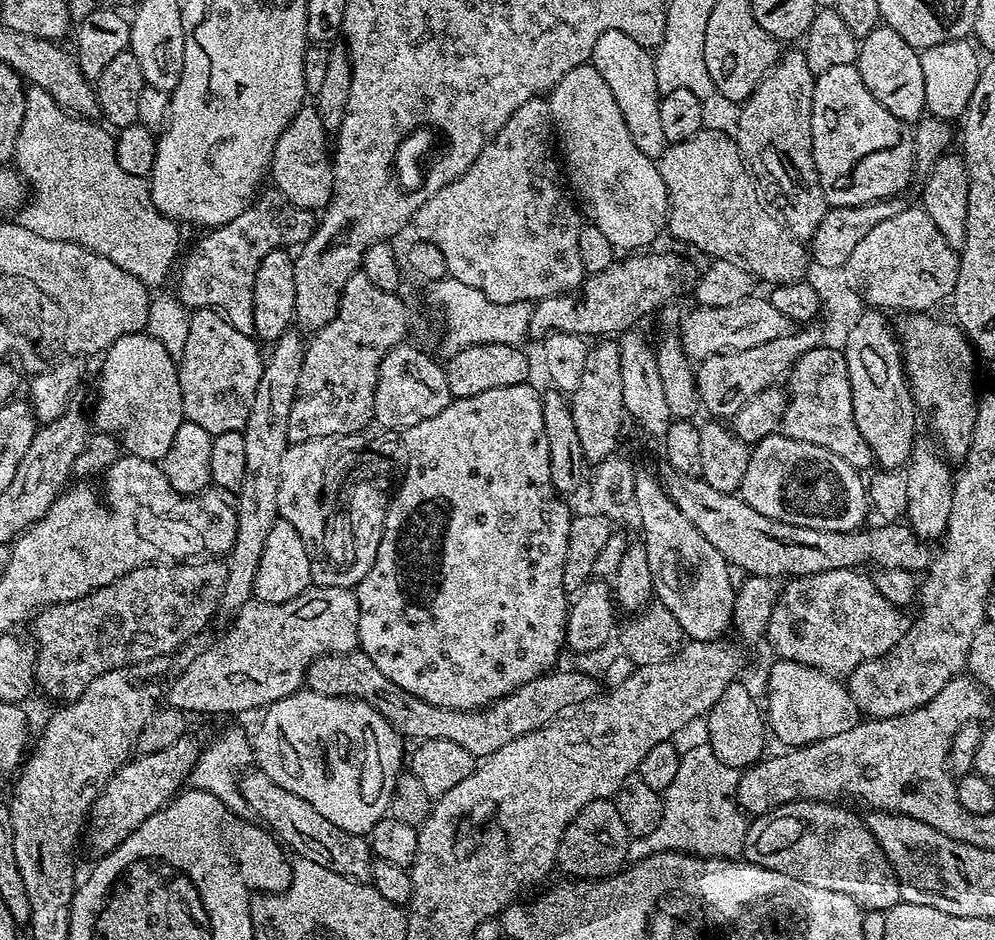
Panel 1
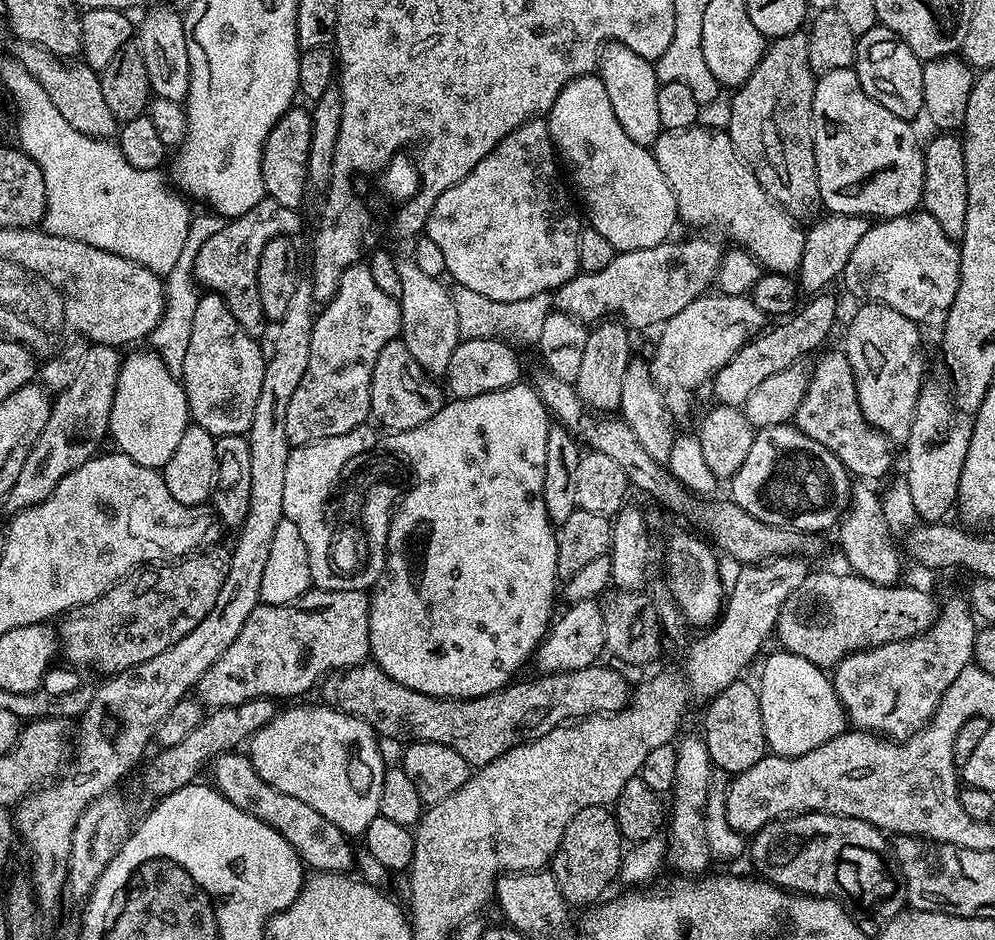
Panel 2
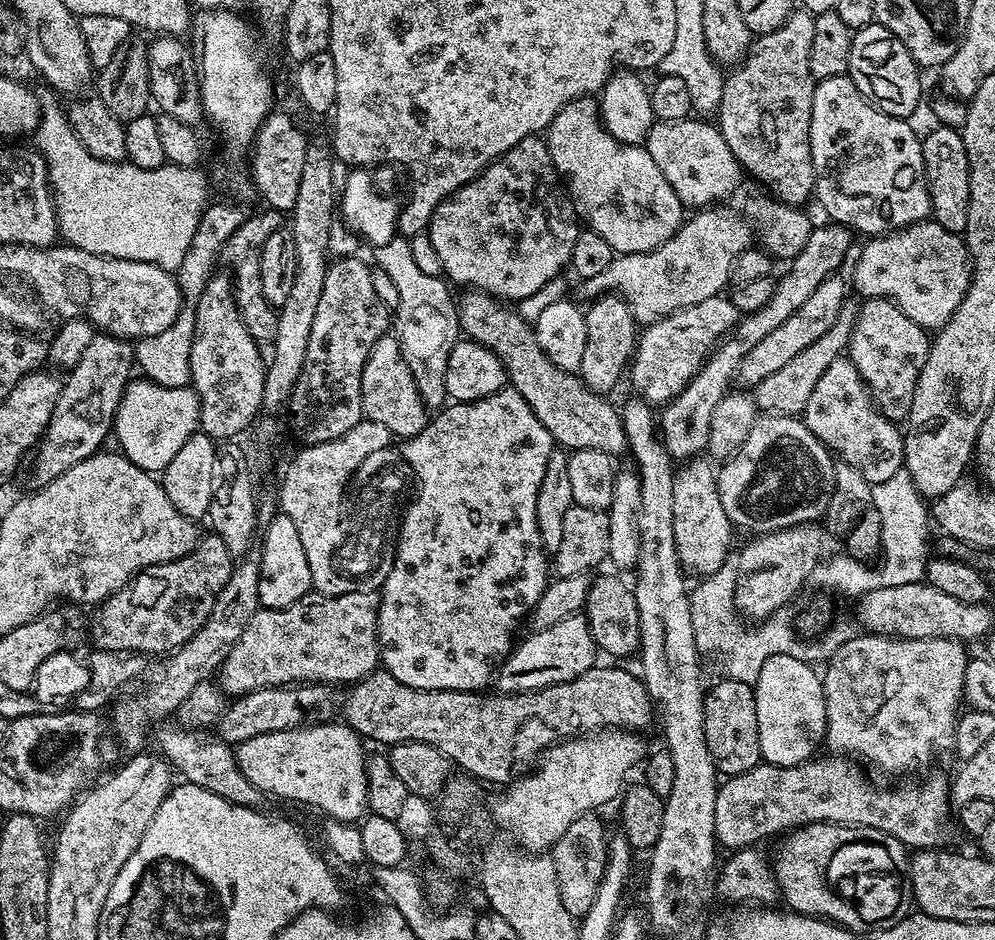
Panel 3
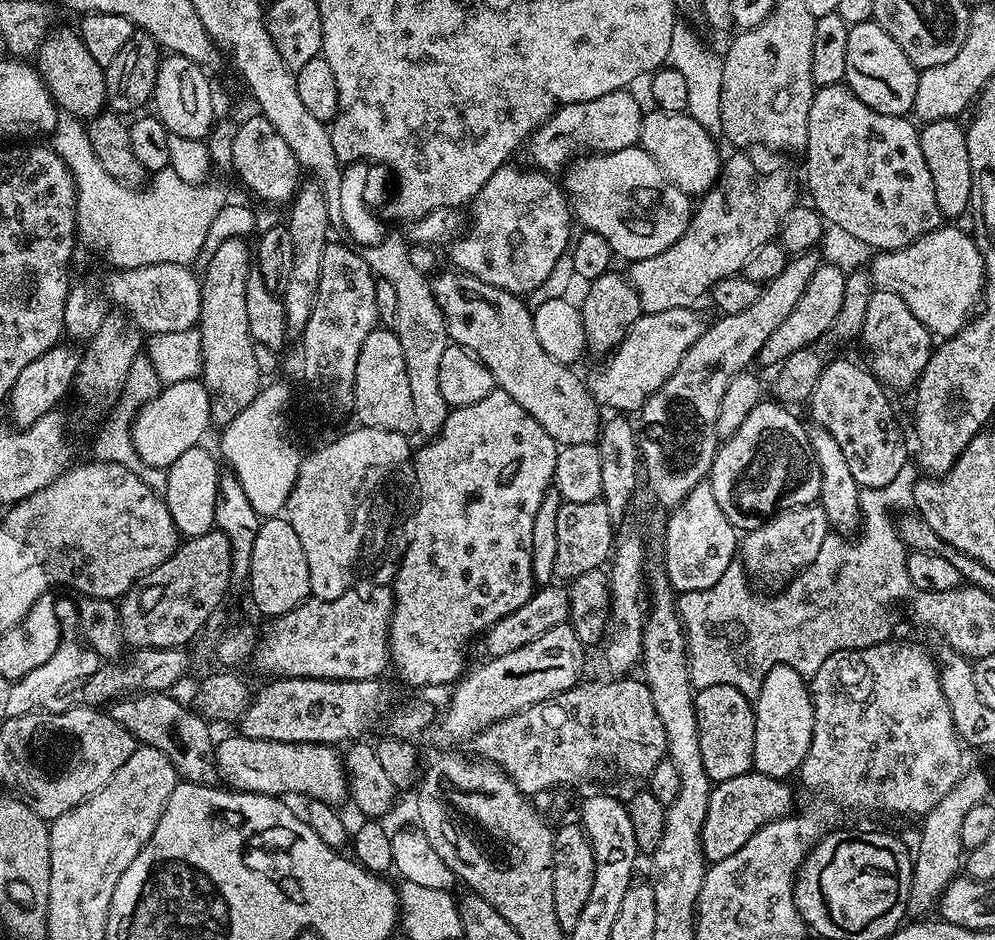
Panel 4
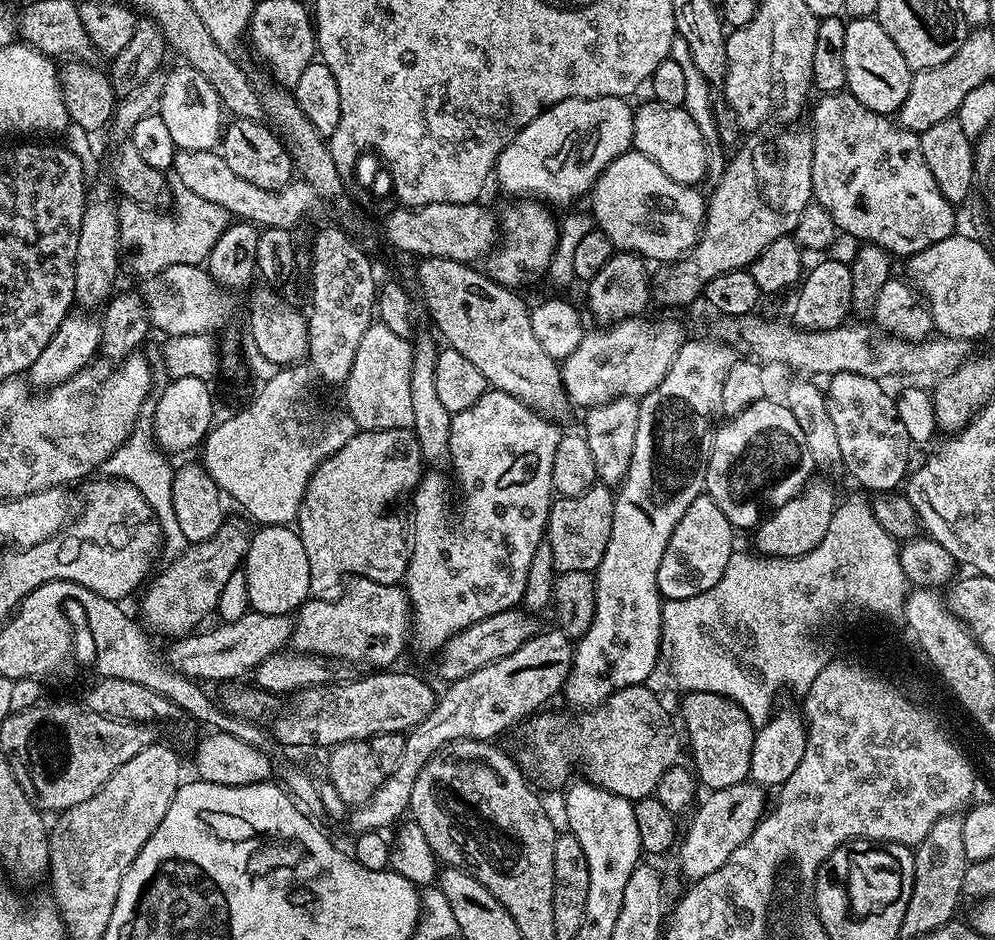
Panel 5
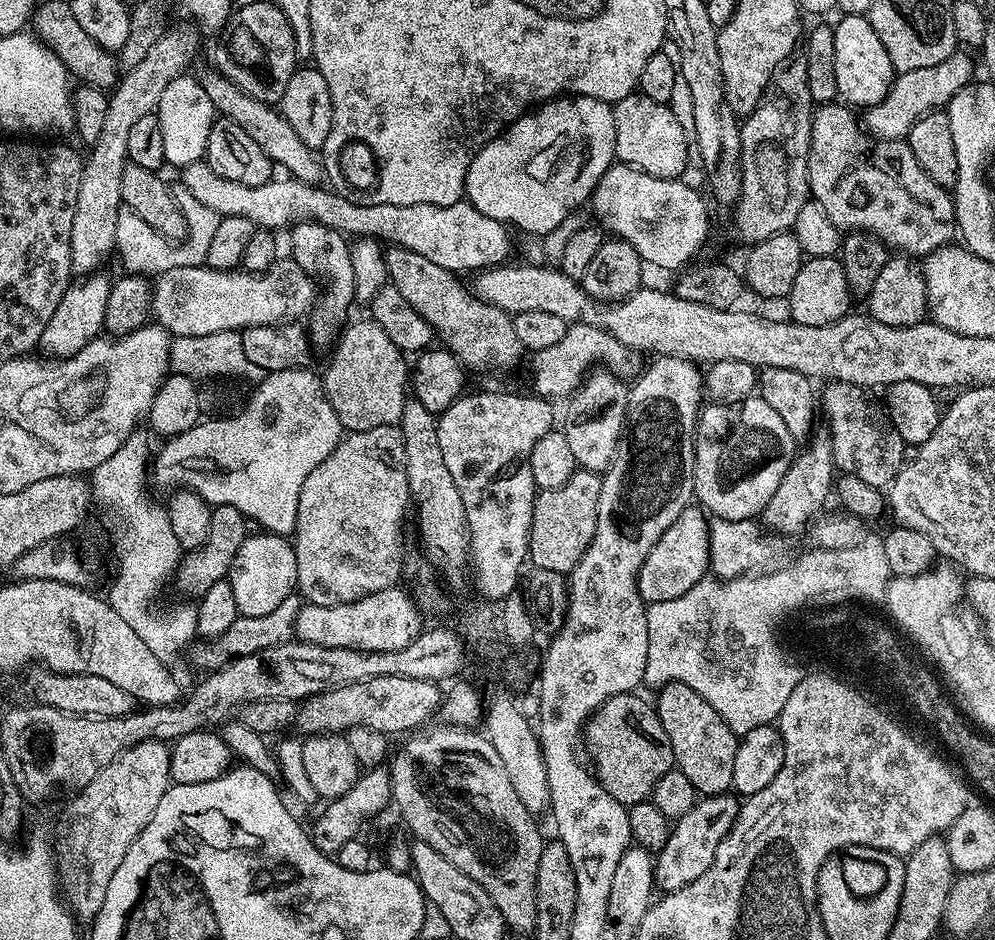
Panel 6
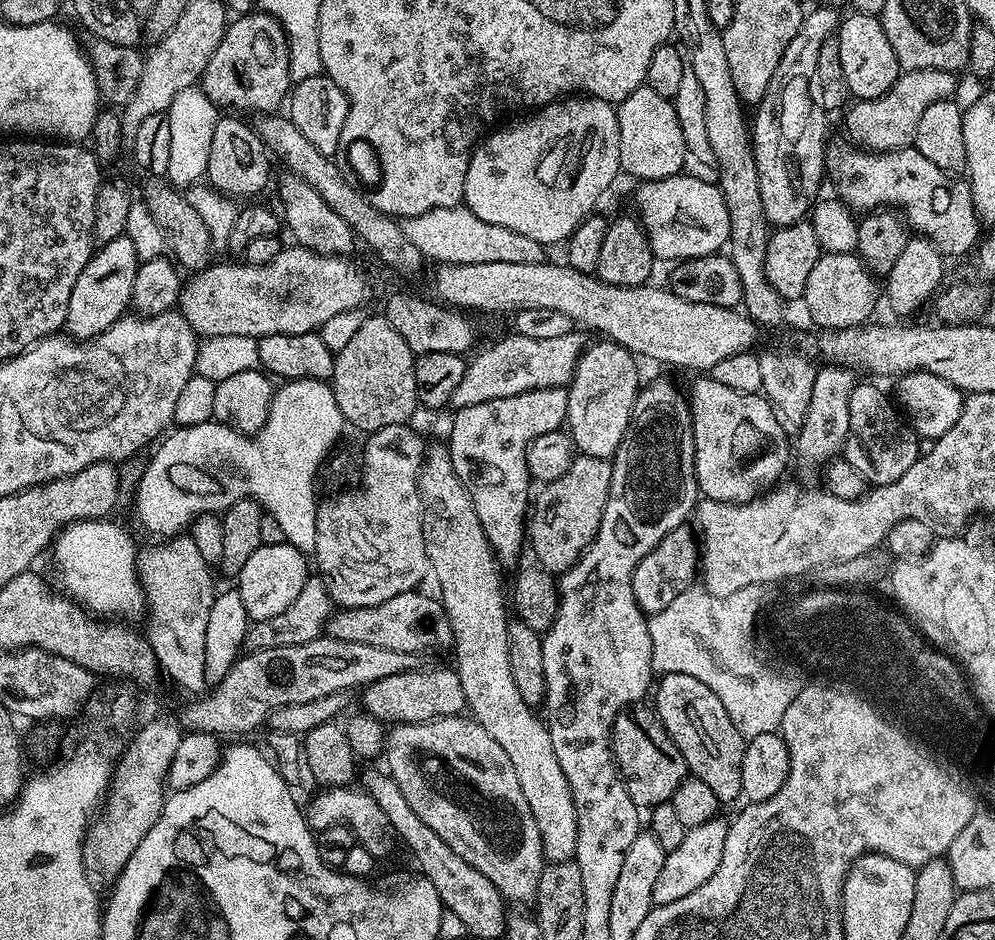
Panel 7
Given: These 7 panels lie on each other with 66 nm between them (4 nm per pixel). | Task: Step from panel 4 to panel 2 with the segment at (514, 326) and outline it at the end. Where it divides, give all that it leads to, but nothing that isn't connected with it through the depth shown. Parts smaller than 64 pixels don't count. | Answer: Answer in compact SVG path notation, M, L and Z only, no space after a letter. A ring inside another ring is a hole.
M541 372L536 380L534 387L548 409L549 415L559 424L565 427L576 440L580 441L585 447L593 452L607 454L626 470L626 478L633 489L645 492L648 496L653 496L658 503L669 508L678 515L688 515L690 519L697 519L716 539L715 547L719 549L725 557L731 558L737 565L747 566L758 564L766 560L773 560L775 556L795 556L799 554L804 558L813 558L823 550L824 544L819 535L811 532L793 532L790 528L779 528L770 526L766 522L758 522L752 514L746 514L730 498L716 500L713 504L703 504L703 499L690 498L690 493L683 484L674 478L672 473L661 461L650 458L646 450L642 447L642 442L634 438L634 430L626 426L626 422L612 414L595 414L586 411L586 406L581 402L575 387L561 379L554 378L552 373Z

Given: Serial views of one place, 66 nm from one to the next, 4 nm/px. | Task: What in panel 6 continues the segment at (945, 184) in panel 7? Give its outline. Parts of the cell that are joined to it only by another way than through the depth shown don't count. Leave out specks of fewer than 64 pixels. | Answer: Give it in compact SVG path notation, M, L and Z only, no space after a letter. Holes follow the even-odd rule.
M833 102L831 104L822 104L815 109L815 117L812 120L812 128L814 135L812 137L812 152L811 152L811 181L815 199L820 200L827 206L828 211L836 217L837 221L845 229L861 228L864 234L873 234L883 238L893 249L899 250L904 254L913 254L915 257L924 258L929 252L945 248L947 244L953 243L958 236L958 227L956 223L956 201L953 200L953 193L949 191L945 185L939 184L931 173L924 168L920 159L916 156L916 151L912 149L911 144L907 139L902 140L883 140L869 134L866 131L865 125L851 112L853 109L844 102Z

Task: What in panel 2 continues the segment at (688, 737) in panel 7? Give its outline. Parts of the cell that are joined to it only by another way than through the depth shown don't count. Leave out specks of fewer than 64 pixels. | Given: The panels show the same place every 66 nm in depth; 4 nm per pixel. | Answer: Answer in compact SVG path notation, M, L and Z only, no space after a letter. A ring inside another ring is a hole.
M747 679L735 680L726 690L719 692L707 701L704 712L704 729L702 735L713 765L727 774L735 774L742 770L750 770L754 762L766 755L763 734L762 710L759 709L757 689L747 684Z

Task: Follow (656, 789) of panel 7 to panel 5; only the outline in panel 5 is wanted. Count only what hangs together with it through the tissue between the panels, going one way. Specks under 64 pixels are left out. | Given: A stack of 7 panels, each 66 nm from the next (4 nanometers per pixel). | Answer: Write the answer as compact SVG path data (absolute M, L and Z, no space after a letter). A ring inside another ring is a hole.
M644 684L618 690L604 703L573 715L573 720L567 720L560 712L548 711L533 715L528 728L532 756L537 770L544 772L548 788L563 789L569 779L568 771L580 767L579 775L588 783L635 802L653 795L658 778L681 759L681 733L678 728L676 733L667 710Z

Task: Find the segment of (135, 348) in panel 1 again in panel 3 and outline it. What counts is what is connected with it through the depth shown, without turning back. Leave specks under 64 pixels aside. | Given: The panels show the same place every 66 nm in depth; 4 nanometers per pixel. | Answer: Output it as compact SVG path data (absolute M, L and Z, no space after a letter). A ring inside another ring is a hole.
M138 378L129 381L123 394L122 402L116 411L113 433L120 444L118 446L121 453L128 460L144 471L162 472L165 466L170 464L174 455L178 454L179 447L199 429L199 422L200 399L190 386L164 387L146 378Z

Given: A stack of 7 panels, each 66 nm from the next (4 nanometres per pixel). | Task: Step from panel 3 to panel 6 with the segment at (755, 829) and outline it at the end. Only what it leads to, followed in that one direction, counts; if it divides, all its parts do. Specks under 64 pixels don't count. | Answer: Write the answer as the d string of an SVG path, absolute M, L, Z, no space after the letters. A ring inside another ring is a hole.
M708 794L690 814L679 817L675 821L672 836L656 856L657 885L664 888L665 893L677 892L690 886L690 882L702 878L702 874L706 874L706 870L715 864L717 854L730 835L728 827L735 822L739 812L740 808L732 794Z

